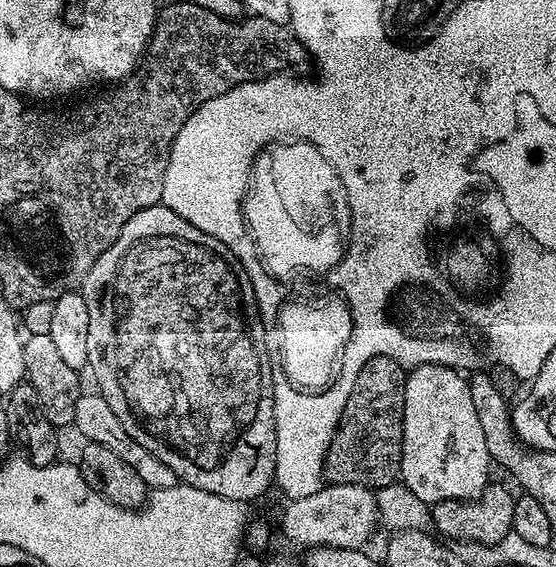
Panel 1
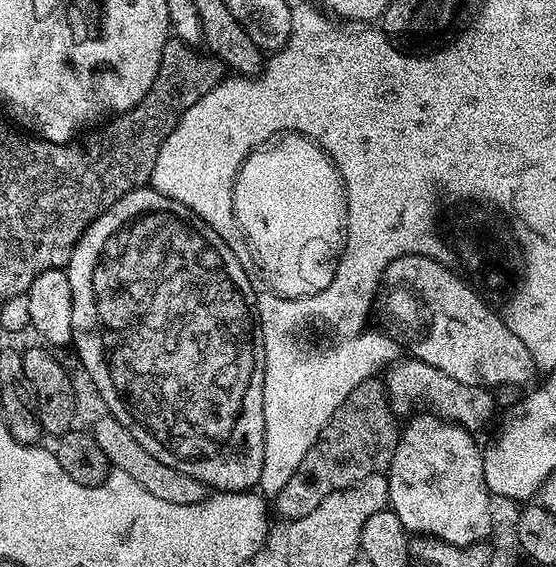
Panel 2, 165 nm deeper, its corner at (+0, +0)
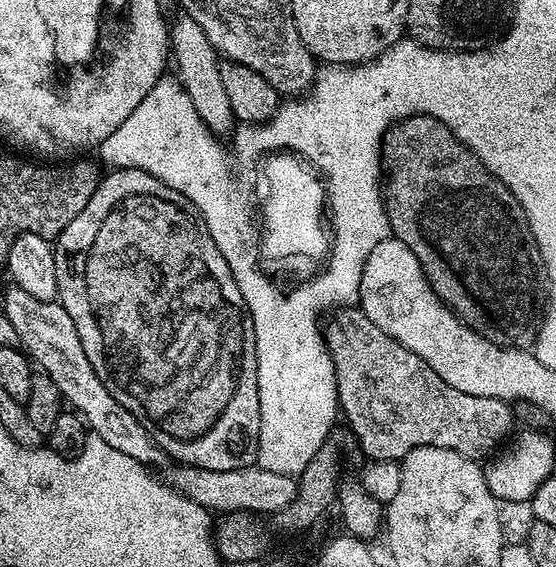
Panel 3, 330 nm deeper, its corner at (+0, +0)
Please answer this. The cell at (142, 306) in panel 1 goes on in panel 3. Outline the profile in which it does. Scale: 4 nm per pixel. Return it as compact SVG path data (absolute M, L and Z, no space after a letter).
M118 168L107 173L109 176L97 183L94 194L90 194L90 202L82 206L82 214L62 230L62 234L54 241L54 266L58 274L58 302L74 318L74 330L78 330L78 338L82 338L82 350L86 350L86 358L90 358L90 366L94 366L94 374L102 378L106 390L114 394L142 426L154 438L156 445L163 450L165 457L172 456L184 466L205 468L206 470L238 470L251 468L256 464L258 454L258 438L260 437L260 395L258 394L258 358L254 342L254 326L252 316L248 313L246 302L242 298L242 290L238 290L238 282L234 282L234 274L217 244L210 238L210 230L206 230L200 211L192 205L178 190L170 190L158 178L146 174L137 168Z

